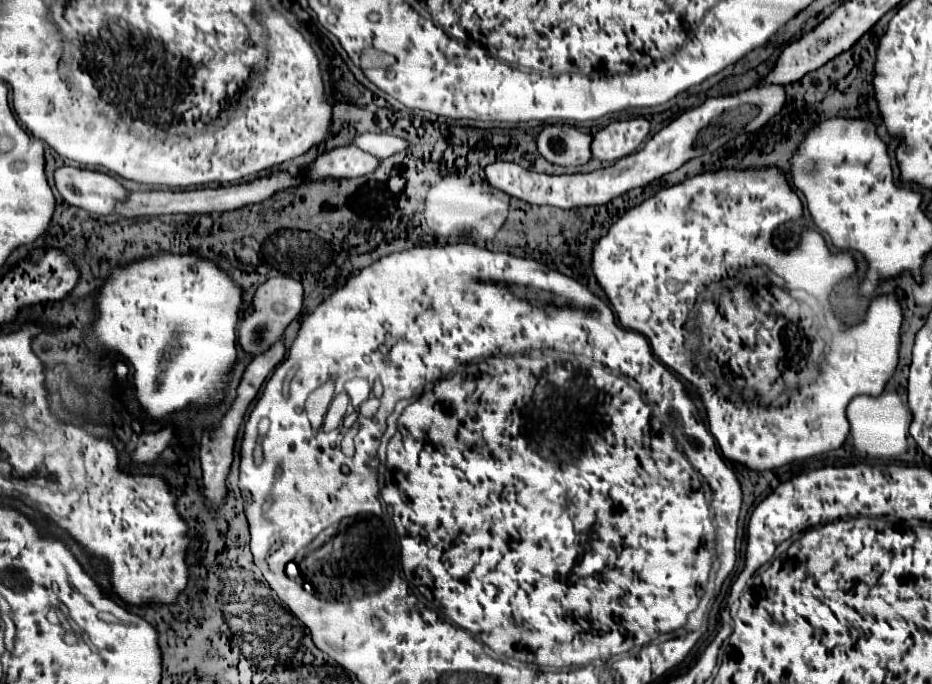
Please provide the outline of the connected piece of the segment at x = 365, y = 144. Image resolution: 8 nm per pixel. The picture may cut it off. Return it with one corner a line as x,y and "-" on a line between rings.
360,134
352,140
352,146
378,156
378,158
388,158
392,154
398,154
402,150
408,150
408,142
396,136
386,136
386,134

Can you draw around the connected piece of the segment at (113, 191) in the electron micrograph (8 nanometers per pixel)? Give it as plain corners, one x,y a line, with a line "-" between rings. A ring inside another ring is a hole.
74,166
56,168
54,184
66,204
92,214
110,214
112,206
124,202
130,194
114,176

